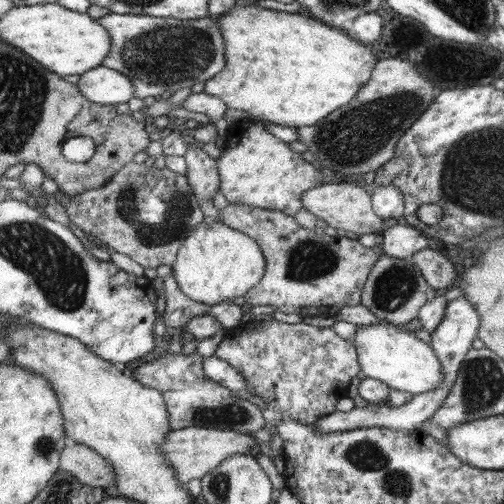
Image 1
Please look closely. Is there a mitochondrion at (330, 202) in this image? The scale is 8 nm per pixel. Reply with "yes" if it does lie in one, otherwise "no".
no

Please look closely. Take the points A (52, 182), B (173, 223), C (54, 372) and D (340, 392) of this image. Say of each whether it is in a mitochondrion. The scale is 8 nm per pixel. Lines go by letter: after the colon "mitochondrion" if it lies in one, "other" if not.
A: other
B: mitochondrion
C: other
D: other

